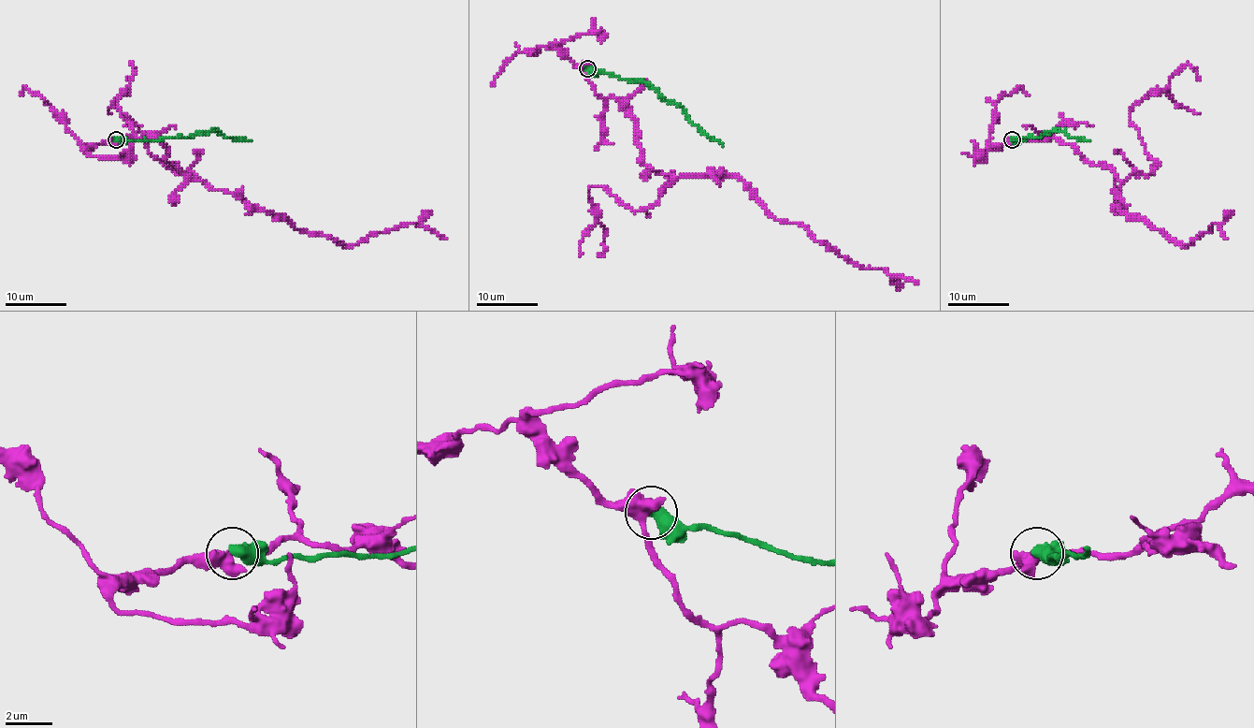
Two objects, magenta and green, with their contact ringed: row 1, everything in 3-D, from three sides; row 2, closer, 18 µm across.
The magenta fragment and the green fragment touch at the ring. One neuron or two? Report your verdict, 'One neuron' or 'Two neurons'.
Two neurons

